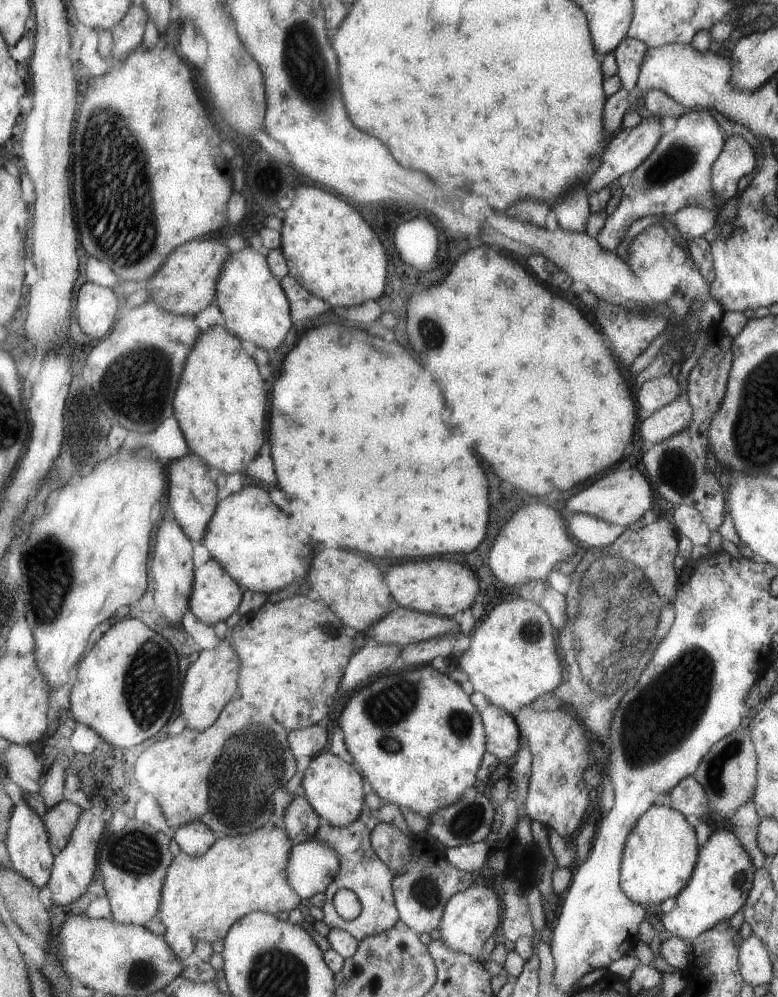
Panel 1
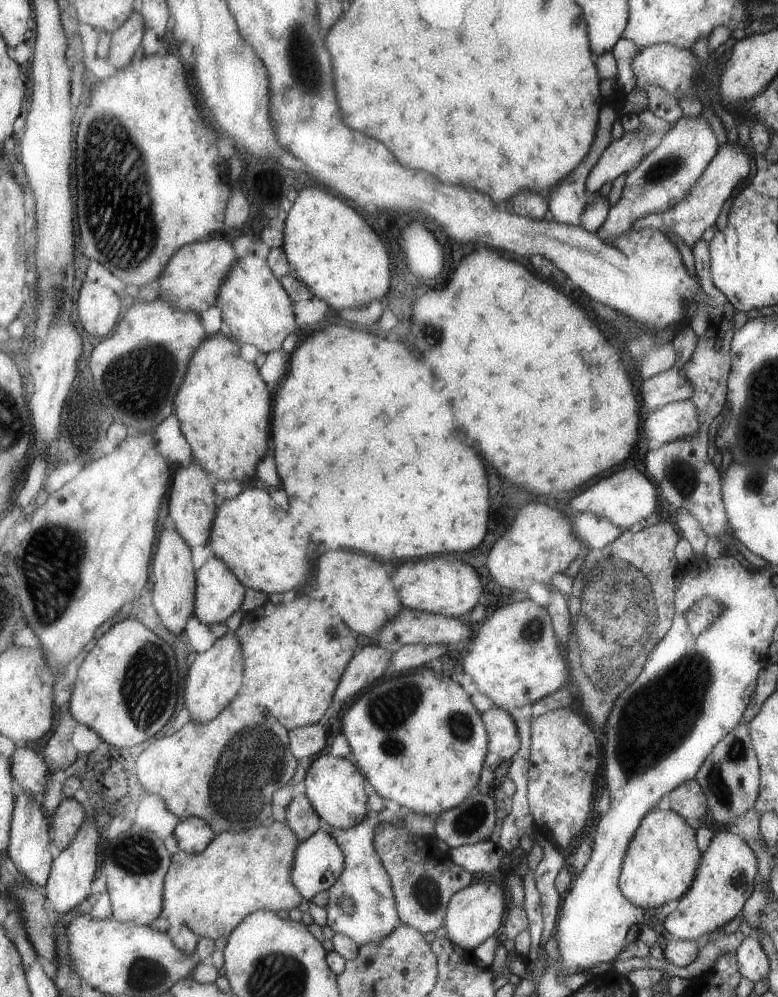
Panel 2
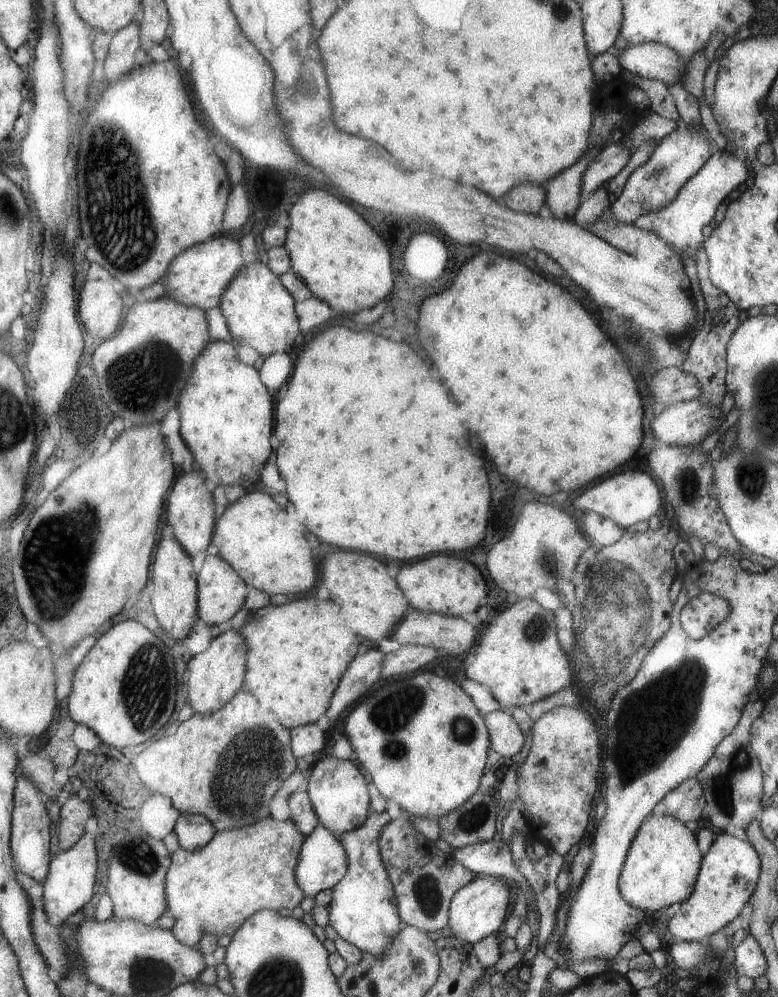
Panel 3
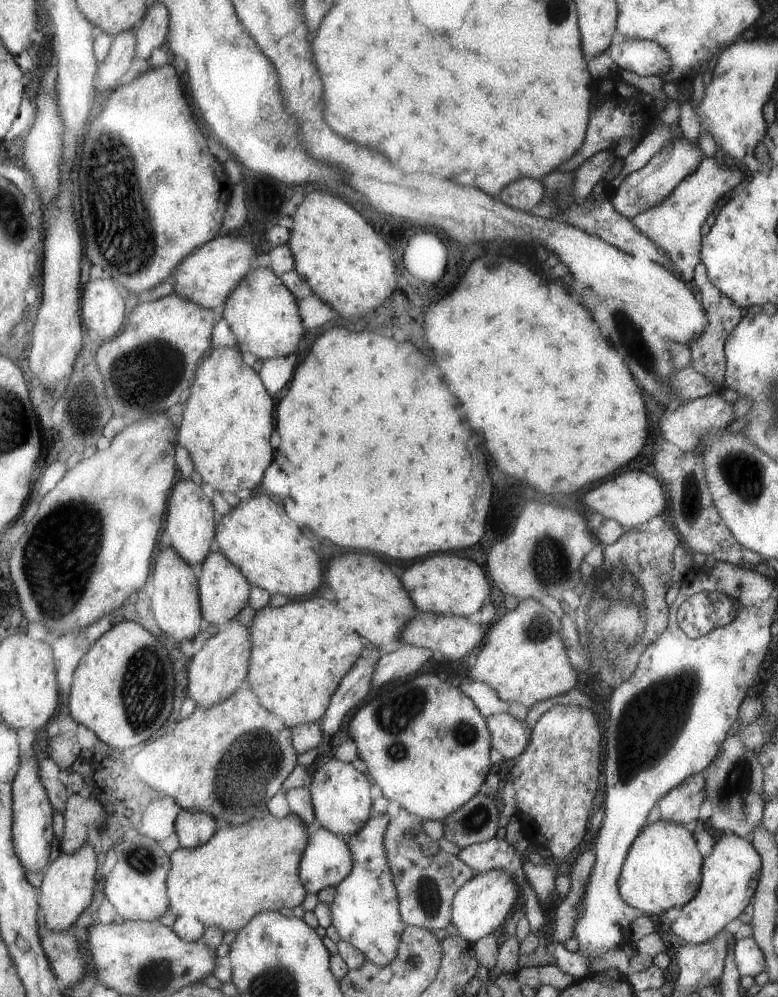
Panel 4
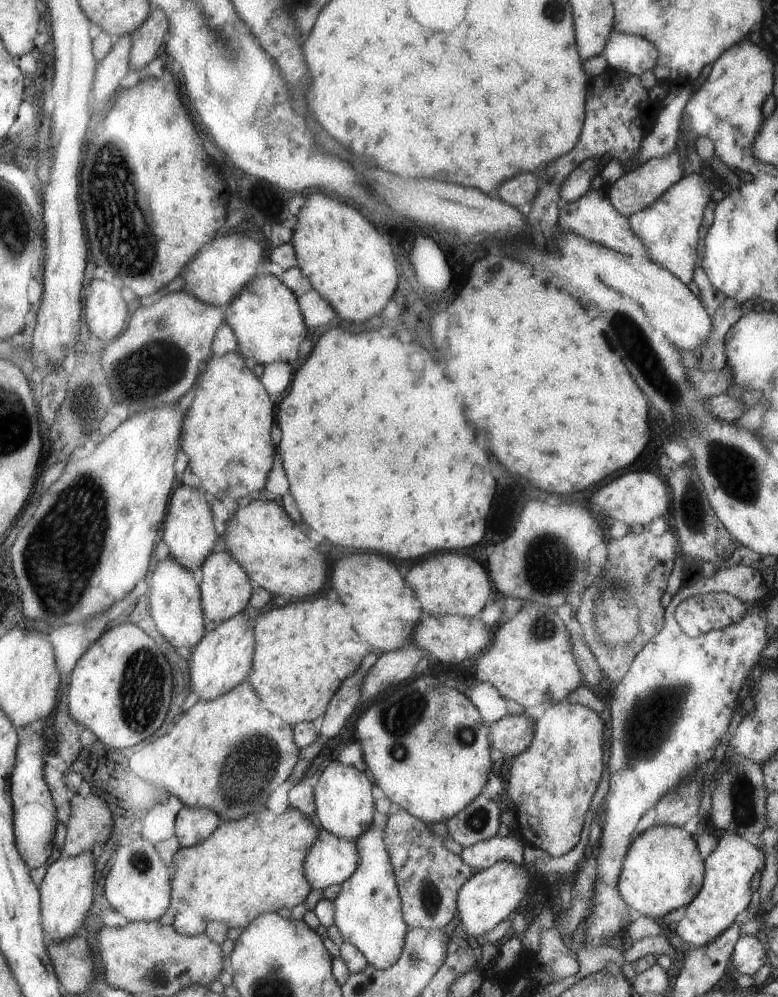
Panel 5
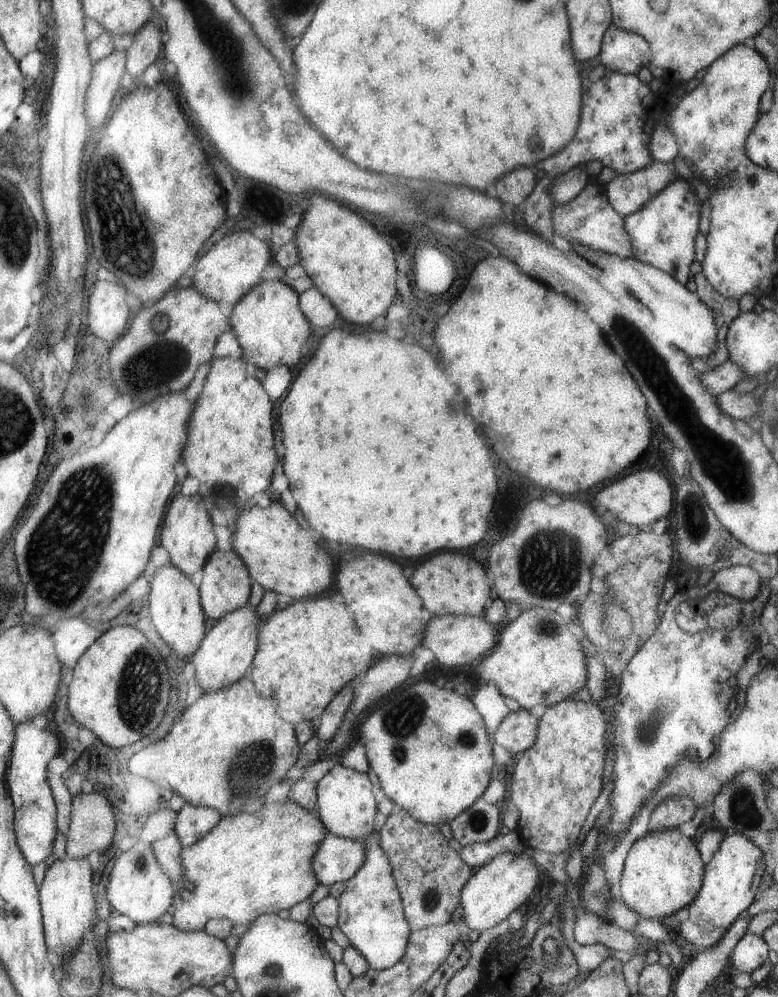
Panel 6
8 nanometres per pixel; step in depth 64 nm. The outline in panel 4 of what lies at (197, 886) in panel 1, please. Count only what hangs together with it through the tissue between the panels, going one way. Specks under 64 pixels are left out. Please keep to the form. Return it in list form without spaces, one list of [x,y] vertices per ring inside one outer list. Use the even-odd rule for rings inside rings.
[[[267,814],[263,818],[255,818],[243,826],[229,826],[219,830],[213,840],[205,846],[195,850],[181,848],[177,850],[171,860],[171,876],[169,876],[169,896],[171,896],[171,912],[179,916],[197,918],[205,924],[205,930],[219,928],[223,932],[239,932],[247,928],[255,916],[261,912],[277,912],[281,908],[301,908],[309,890],[303,886],[301,880],[301,864],[303,854],[307,852],[311,840],[311,832],[307,824],[297,814],[289,814],[285,820],[277,818],[275,814]]]

